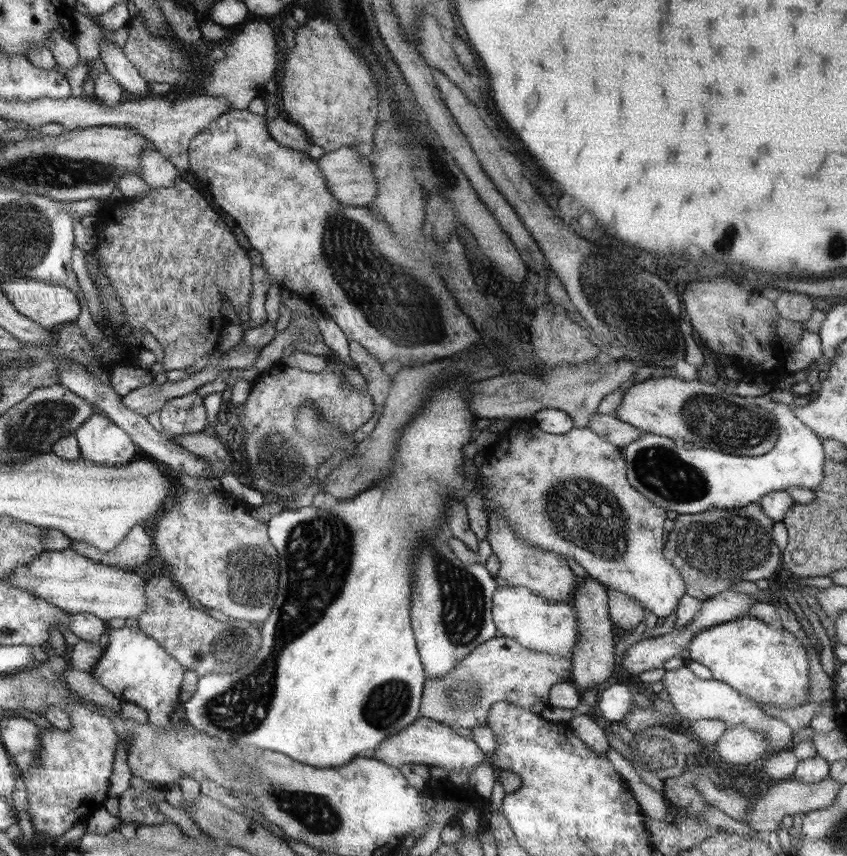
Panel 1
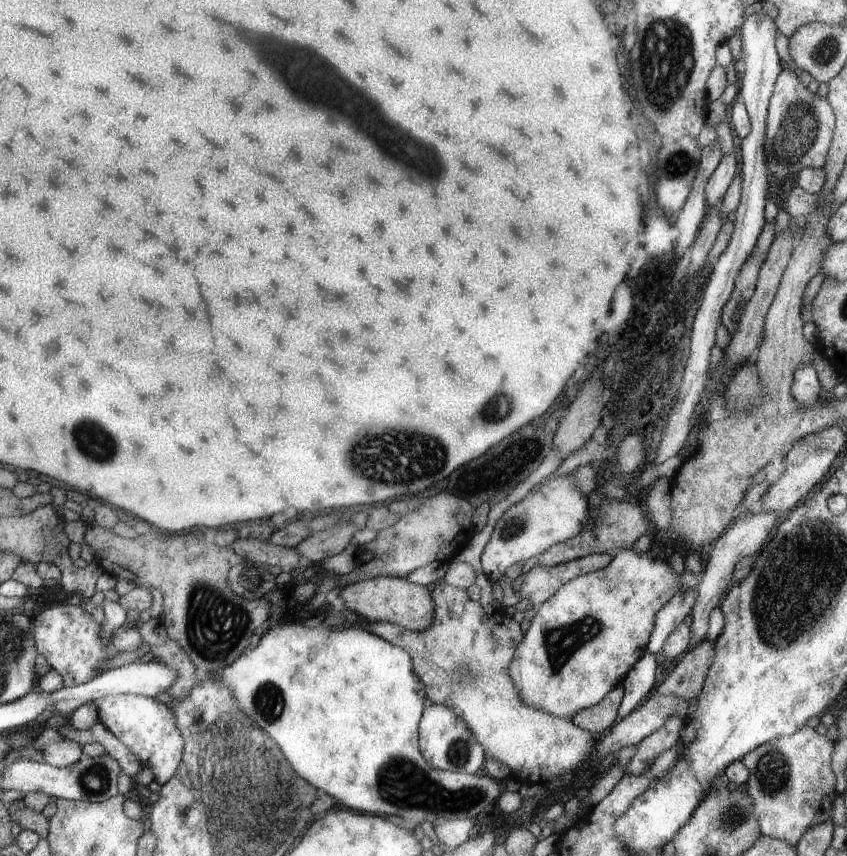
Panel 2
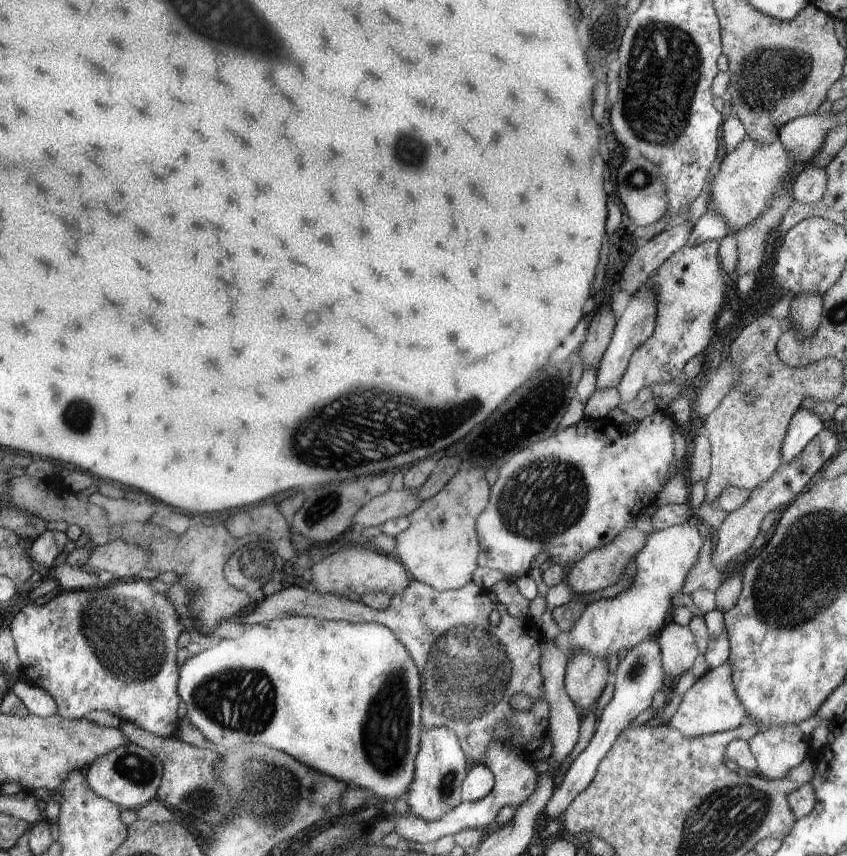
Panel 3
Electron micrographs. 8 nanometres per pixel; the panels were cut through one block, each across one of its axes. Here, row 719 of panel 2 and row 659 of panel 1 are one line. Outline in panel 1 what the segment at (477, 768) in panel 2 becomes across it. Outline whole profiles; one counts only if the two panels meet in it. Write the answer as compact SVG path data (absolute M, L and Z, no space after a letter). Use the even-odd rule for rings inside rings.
M429 534L411 554L411 630L421 664L429 676L445 676L459 660L469 656L479 644L495 638L491 622L491 594L495 578L483 564L463 564L455 558L445 536Z

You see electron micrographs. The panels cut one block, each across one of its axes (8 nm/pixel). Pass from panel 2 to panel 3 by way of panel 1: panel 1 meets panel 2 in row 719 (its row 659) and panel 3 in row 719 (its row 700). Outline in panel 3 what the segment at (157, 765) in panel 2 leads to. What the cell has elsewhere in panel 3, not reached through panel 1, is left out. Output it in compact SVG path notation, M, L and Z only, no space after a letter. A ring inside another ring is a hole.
M115 580L111 582L107 588L95 588L95 590L79 590L79 592L59 592L59 596L55 596L53 600L37 606L37 604L27 604L23 606L15 616L11 616L11 636L15 642L15 652L17 658L21 662L21 670L19 670L19 680L23 678L25 684L29 686L37 686L41 690L45 690L57 704L57 716L65 718L65 720L81 720L85 718L85 714L89 712L111 712L115 716L119 716L123 722L133 722L139 724L141 728L163 736L163 738L171 738L175 726L177 726L177 716L175 716L175 708L179 704L179 696L175 690L177 684L177 662L175 662L175 640L181 632L181 628L185 628L181 624L181 616L179 612L173 608L173 604L167 600L165 592L155 592L149 584L149 580Z

